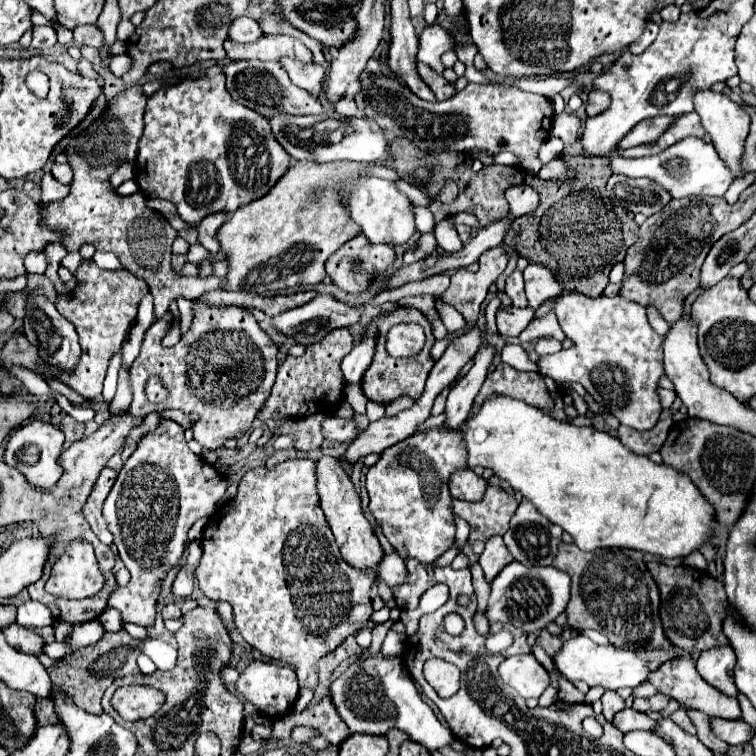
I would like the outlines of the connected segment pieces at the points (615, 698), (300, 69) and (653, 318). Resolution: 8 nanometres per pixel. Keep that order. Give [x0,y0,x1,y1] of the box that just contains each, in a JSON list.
[[602,692,624,722],[282,58,326,96],[648,310,670,334]]

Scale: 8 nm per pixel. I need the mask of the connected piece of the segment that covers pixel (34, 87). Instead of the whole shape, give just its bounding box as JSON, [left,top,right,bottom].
[26,72,49,98]

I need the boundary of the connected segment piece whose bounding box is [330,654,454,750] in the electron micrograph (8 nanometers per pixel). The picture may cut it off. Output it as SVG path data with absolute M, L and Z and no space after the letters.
M364 656L352 662L330 686L330 698L352 734L384 736L390 728L406 732L428 750L438 750L454 742L454 734L440 724L432 708L422 700L400 656Z

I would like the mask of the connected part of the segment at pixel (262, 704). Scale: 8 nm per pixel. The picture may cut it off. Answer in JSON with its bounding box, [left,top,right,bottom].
[236,660,298,718]

